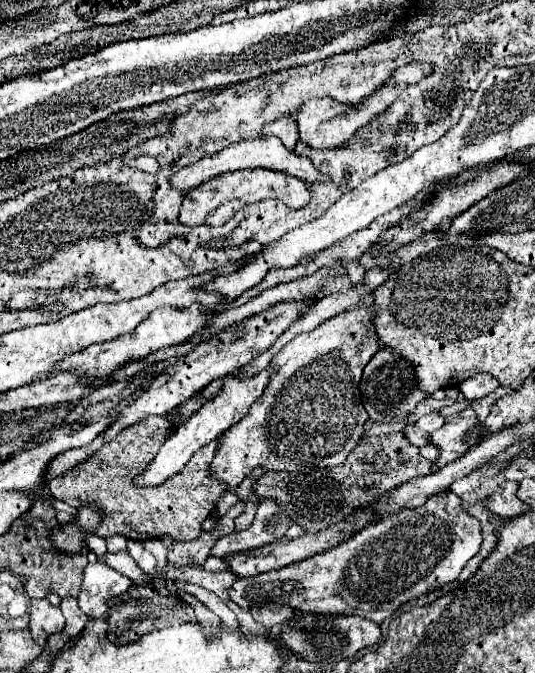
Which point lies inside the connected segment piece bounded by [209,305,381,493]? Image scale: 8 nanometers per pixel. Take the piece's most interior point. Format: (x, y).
(311, 411)

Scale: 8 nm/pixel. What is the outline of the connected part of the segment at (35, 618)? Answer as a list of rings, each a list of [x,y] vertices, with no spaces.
[[[31,599],[29,614],[29,631],[32,639],[39,645],[44,645],[44,637],[59,633],[65,627],[61,609],[51,605],[47,599]]]

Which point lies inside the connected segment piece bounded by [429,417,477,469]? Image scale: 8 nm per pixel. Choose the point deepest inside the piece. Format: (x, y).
(449, 438)

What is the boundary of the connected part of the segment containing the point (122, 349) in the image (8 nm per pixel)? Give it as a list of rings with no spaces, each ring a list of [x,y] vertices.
[[[191,305],[189,309],[155,309],[143,323],[137,325],[137,329],[129,335],[121,335],[113,341],[105,341],[99,345],[89,345],[87,349],[75,353],[73,357],[67,357],[65,361],[61,361],[61,365],[57,365],[57,371],[79,371],[81,375],[89,375],[89,377],[109,377],[123,361],[129,359],[137,359],[137,357],[147,357],[149,353],[163,349],[163,347],[171,347],[177,343],[187,341],[191,335],[195,335],[199,329],[203,329],[203,325],[209,321],[211,311],[199,311],[197,305]]]

